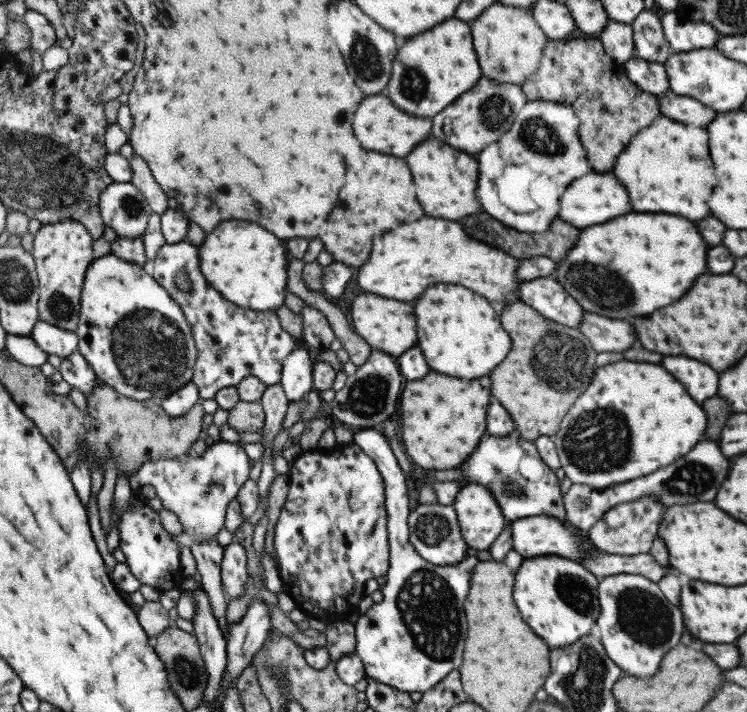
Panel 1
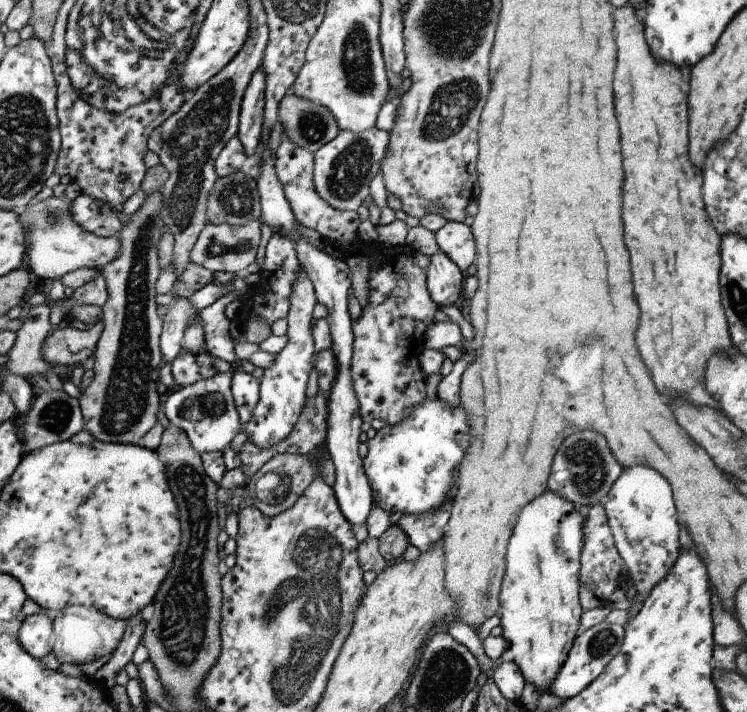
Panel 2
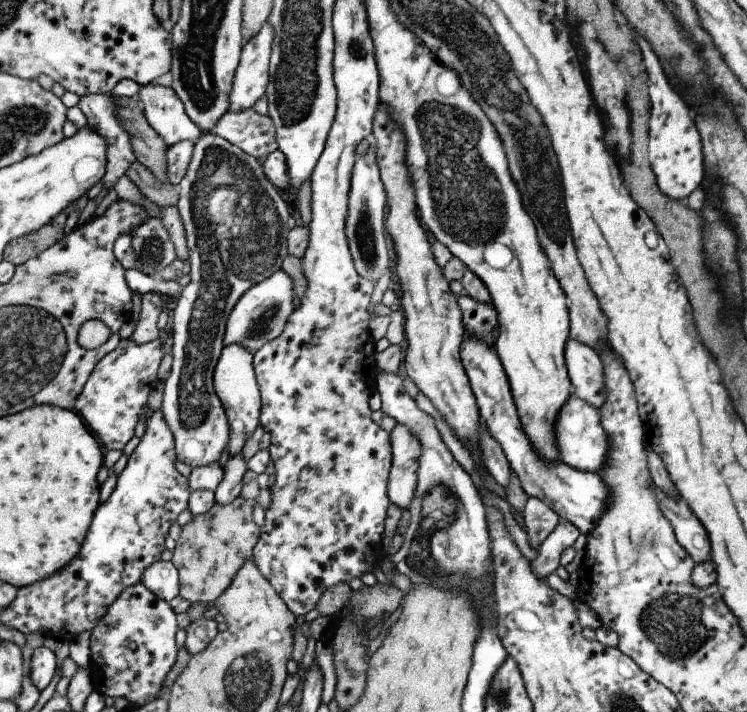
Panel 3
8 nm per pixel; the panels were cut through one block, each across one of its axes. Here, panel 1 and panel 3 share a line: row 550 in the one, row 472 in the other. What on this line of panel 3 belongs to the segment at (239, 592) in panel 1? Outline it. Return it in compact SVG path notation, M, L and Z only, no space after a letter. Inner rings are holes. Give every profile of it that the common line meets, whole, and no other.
M237 454L227 460L225 478L217 490L217 504L227 506L243 494L243 488L245 488L243 476L247 474L247 470L251 470L251 468L249 468L249 462L245 462L243 454Z

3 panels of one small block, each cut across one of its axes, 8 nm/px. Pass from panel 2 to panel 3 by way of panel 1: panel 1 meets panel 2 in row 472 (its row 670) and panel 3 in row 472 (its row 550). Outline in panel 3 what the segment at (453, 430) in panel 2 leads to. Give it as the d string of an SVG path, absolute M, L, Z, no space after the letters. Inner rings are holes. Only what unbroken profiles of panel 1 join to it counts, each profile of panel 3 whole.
M395 424L391 430L391 472L389 472L389 486L387 496L395 506L407 510L415 498L417 490L417 470L419 470L419 456L421 444L411 434L407 426Z

